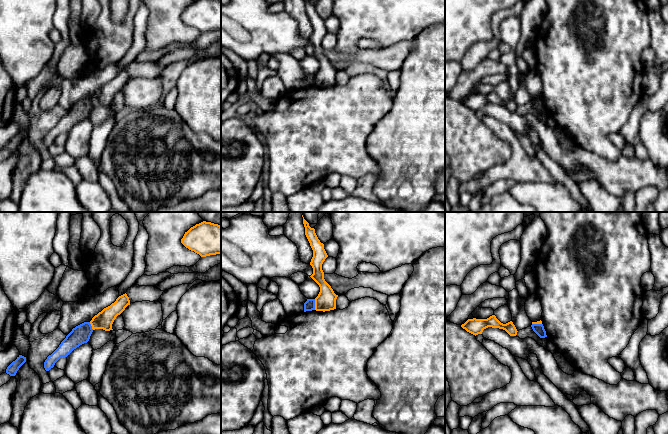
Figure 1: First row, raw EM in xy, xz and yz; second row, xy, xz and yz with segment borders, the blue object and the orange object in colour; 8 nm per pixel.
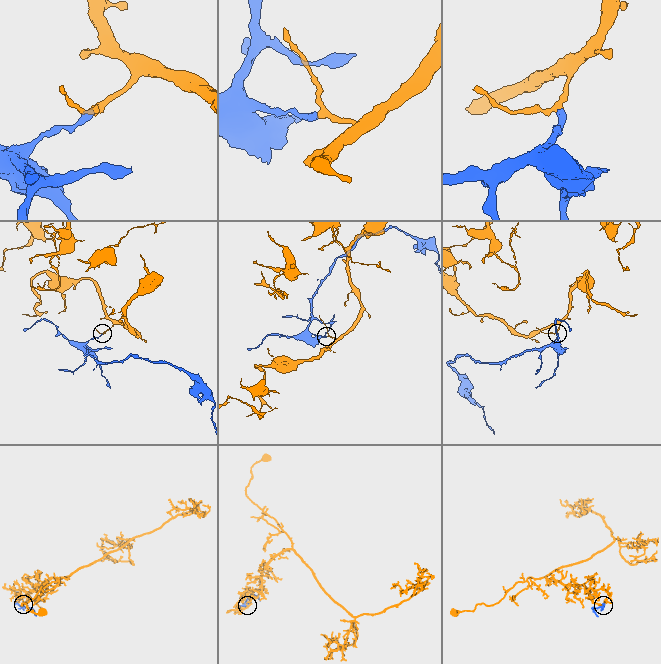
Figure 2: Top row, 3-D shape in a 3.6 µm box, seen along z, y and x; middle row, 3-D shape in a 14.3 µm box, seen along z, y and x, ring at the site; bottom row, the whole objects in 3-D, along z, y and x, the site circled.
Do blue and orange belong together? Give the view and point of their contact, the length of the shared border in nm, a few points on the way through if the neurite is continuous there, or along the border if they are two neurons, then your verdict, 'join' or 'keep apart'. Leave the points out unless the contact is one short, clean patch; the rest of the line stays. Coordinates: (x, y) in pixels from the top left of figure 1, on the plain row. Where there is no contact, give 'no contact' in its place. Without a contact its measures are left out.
contact xz (314, 80); length 90 nm; border xz (314, 75), (315, 85); keep apart

